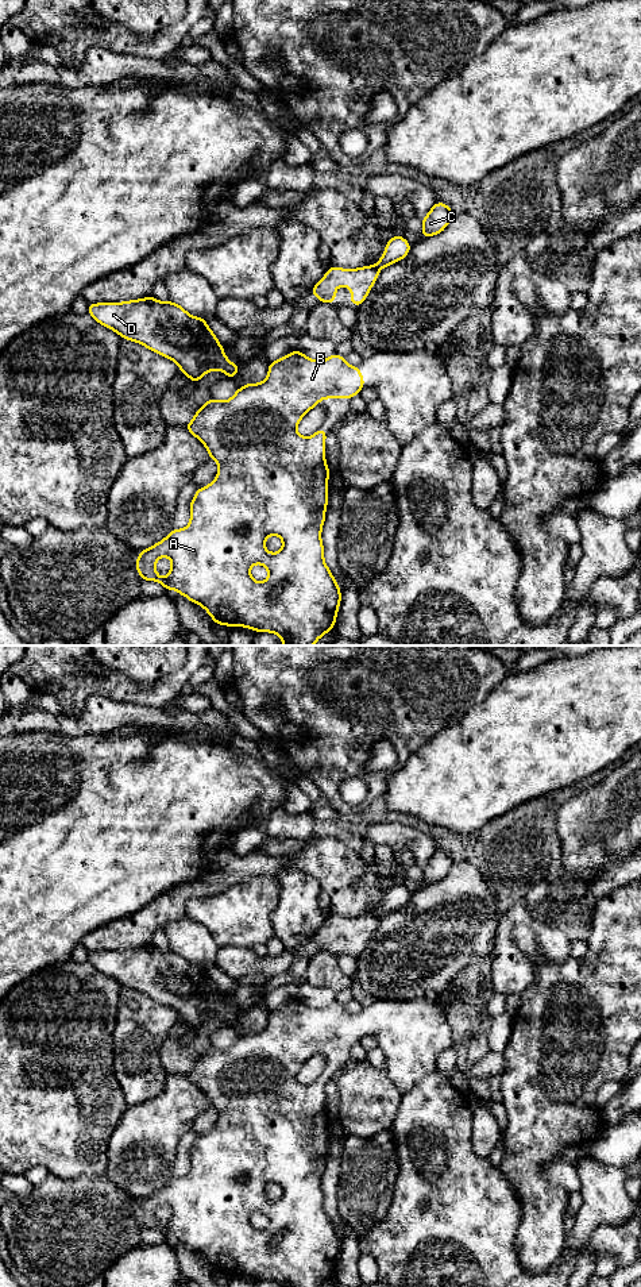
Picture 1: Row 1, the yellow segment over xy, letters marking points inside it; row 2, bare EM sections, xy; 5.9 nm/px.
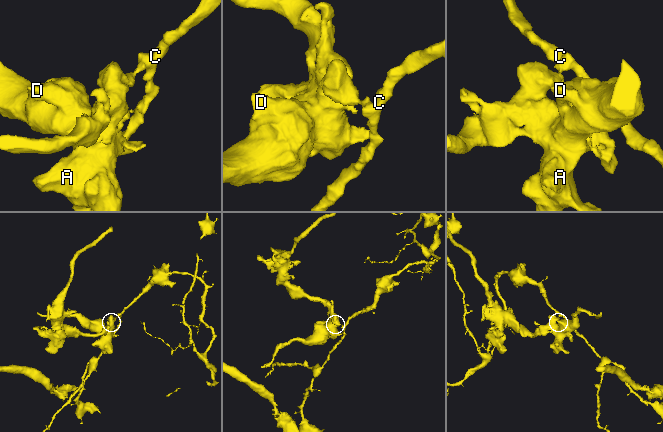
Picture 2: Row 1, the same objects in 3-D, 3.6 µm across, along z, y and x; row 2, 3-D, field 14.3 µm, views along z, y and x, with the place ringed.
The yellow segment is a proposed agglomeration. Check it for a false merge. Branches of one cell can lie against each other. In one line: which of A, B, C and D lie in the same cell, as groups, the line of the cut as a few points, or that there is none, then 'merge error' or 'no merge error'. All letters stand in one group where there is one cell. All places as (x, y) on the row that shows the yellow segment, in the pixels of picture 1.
groups A B D / C; cut xy (374, 265), (378, 270); merge error

